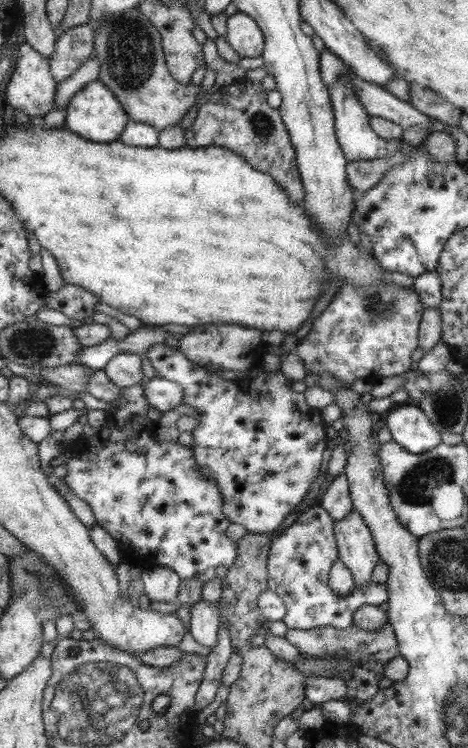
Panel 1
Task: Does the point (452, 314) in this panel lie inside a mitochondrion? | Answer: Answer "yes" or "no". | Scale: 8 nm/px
no

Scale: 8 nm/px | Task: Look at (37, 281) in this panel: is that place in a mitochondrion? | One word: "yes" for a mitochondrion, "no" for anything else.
no

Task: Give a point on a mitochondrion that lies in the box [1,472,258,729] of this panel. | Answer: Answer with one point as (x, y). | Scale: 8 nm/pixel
(46, 584)

